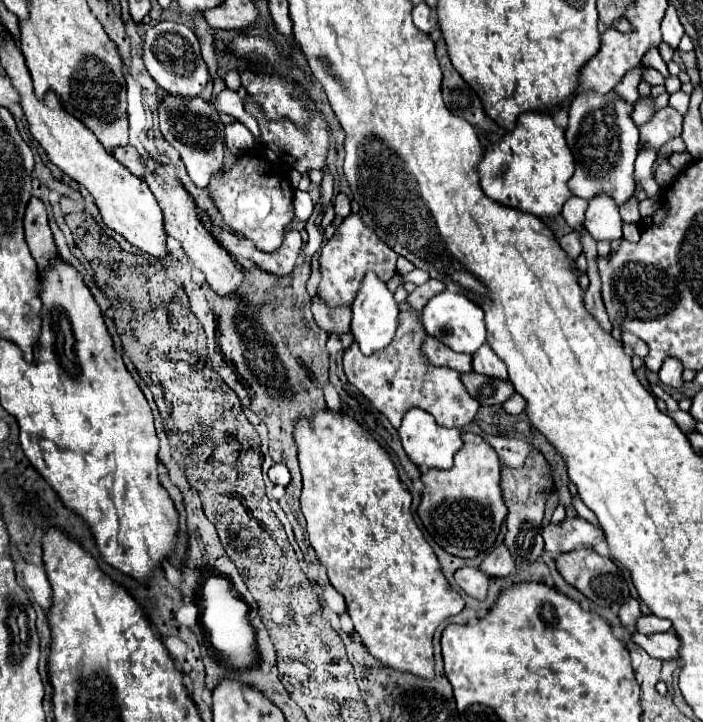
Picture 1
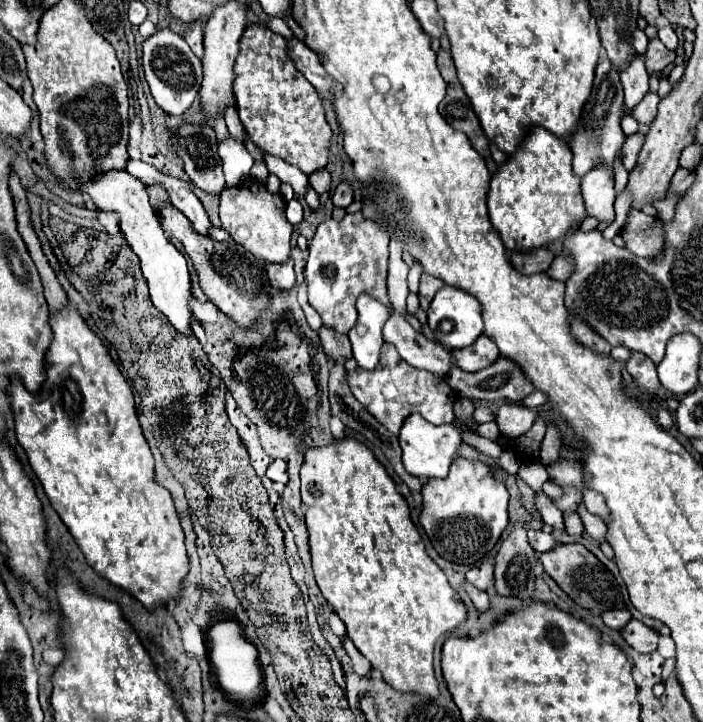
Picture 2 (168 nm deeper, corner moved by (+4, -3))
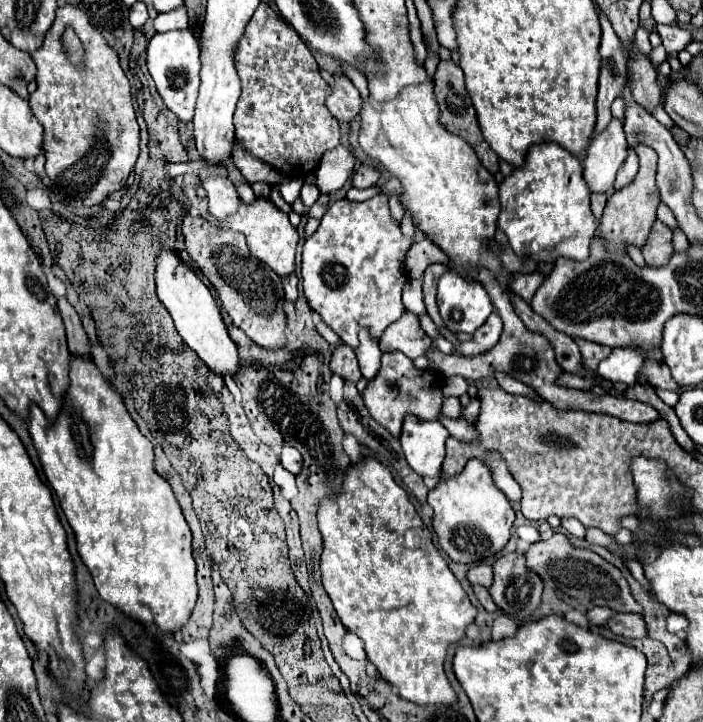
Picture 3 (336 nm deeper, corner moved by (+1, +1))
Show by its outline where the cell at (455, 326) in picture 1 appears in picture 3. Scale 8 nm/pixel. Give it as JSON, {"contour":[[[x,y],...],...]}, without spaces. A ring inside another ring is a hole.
{"contour":[[[448,271],[438,281],[438,307],[444,325],[452,333],[474,333],[494,311],[488,293],[480,283],[468,283]]]}

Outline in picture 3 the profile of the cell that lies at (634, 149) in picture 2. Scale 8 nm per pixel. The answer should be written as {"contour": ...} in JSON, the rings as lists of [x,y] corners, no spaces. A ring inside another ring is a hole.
{"contour":[[[630,147],[628,157],[616,175],[616,189],[622,189],[624,185],[628,185],[636,177],[636,173],[638,173],[638,157],[636,157],[636,151]]]}

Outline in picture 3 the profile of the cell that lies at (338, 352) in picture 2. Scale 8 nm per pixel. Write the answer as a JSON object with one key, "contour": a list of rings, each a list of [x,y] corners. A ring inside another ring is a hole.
{"contour":[[[340,343],[340,345],[334,347],[330,369],[332,369],[332,373],[336,373],[342,379],[348,379],[352,383],[356,383],[362,377],[360,369],[358,369],[356,355],[354,355],[354,349],[350,345],[344,345],[344,343]]]}

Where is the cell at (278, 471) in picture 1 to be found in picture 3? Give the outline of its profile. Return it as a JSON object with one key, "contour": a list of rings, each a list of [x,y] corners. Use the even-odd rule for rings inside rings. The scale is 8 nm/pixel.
{"contour":[[[284,447],[282,453],[280,453],[280,465],[284,469],[288,469],[290,473],[298,475],[300,467],[302,467],[302,457],[300,457],[300,453],[294,447]]]}

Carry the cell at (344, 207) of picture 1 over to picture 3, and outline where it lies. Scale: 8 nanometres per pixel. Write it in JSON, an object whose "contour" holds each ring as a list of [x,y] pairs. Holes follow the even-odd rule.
{"contour":[[[362,165],[354,175],[352,175],[352,187],[356,189],[366,189],[366,187],[372,187],[376,181],[378,181],[380,173],[378,169],[370,167],[370,165]]]}

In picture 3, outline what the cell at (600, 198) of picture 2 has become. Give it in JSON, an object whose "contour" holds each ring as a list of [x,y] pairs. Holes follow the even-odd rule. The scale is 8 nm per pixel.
{"contour":[[[622,121],[612,123],[598,137],[592,139],[584,159],[584,181],[592,193],[612,193],[616,173],[626,159],[628,143],[624,137]]]}

